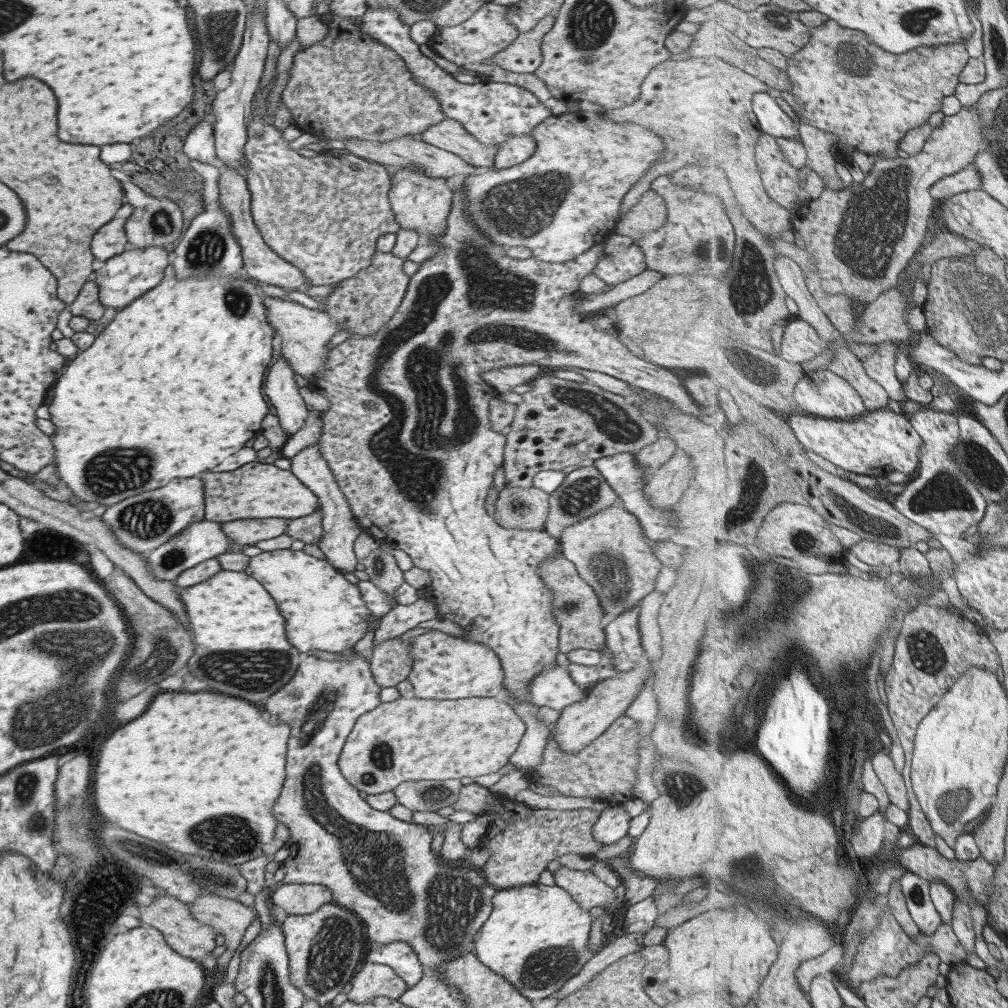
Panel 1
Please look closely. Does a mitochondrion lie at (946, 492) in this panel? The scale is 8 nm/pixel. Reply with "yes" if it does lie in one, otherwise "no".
yes

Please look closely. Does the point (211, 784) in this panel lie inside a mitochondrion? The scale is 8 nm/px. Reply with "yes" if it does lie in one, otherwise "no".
no

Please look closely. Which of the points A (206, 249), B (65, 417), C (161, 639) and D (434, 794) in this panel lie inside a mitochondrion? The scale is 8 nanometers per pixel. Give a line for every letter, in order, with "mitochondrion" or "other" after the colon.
A: mitochondrion
B: other
C: mitochondrion
D: mitochondrion

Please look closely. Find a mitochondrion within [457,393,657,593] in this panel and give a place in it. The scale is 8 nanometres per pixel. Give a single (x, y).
(580, 496)

